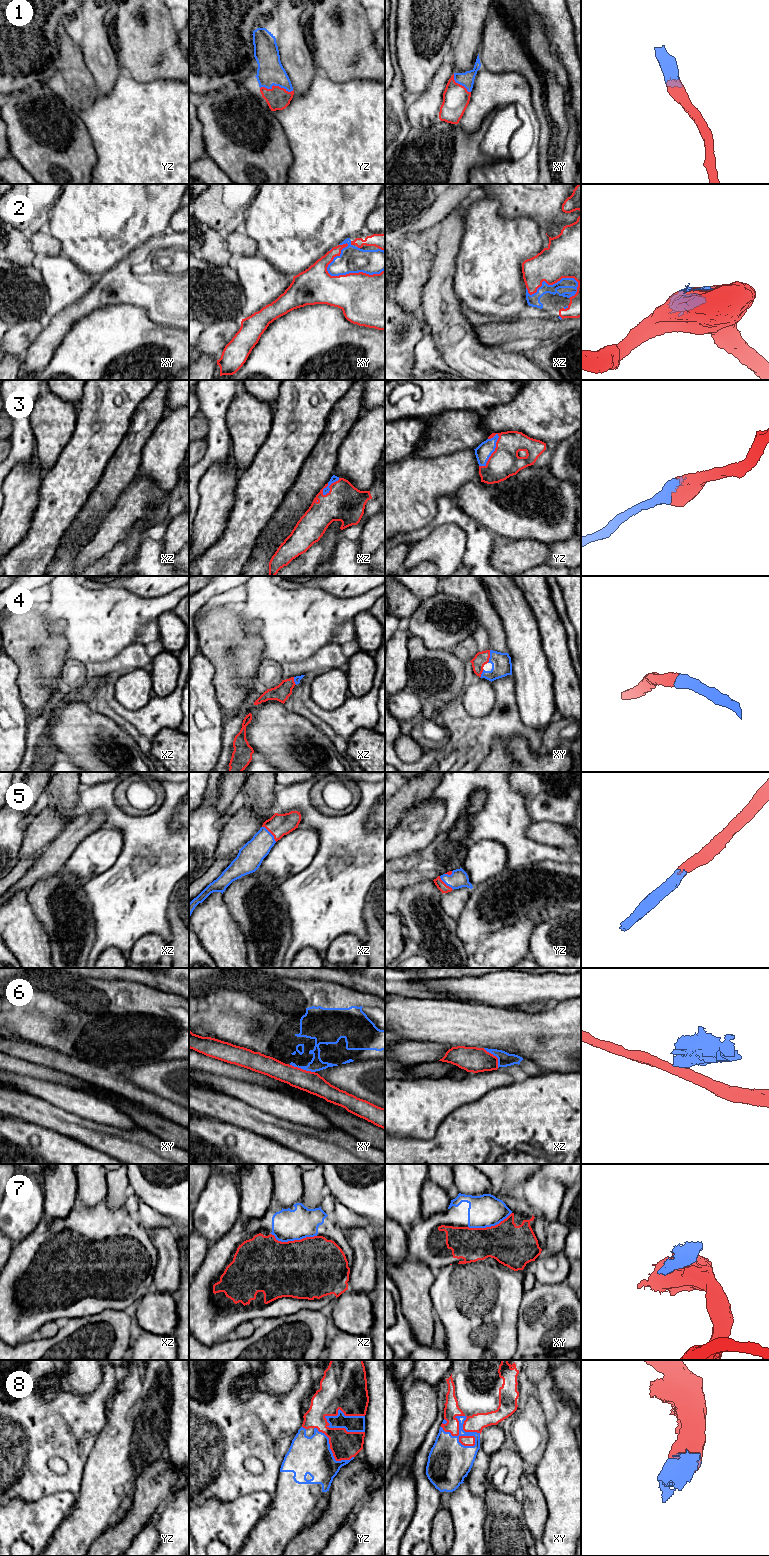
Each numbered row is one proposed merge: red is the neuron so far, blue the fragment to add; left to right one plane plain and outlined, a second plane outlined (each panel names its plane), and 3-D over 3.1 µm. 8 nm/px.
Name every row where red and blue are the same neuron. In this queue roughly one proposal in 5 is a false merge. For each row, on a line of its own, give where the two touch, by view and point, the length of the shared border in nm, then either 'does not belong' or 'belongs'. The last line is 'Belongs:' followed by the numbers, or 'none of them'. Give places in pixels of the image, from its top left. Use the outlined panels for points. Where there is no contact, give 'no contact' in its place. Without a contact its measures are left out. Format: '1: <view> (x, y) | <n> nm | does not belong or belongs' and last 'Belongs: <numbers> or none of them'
1: yz (277, 86) | 280 nm | belongs
2: xy (354, 273) | 480 nm | belongs
3: yz (493, 452) | 300 nm | belongs
4: xy (489, 656) | 110 nm | belongs
5: xz (270, 832) | 170 nm | belongs
6: xy (302, 1069) | 220 nm | does not belong
7: xz (294, 1240) | 360 nm | belongs
8: xy (458, 1415) | 320 nm | belongs
Belongs: 1, 2, 3, 4, 5, 7, 8

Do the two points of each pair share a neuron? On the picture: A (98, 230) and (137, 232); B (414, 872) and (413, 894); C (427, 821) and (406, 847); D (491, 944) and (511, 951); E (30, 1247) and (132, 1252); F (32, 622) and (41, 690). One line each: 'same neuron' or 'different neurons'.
A: same neuron
B: different neurons
C: same neuron
D: same neuron
E: same neuron
F: same neuron

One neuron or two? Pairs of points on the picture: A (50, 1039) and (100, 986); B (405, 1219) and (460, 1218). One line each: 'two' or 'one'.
A: one
B: two

